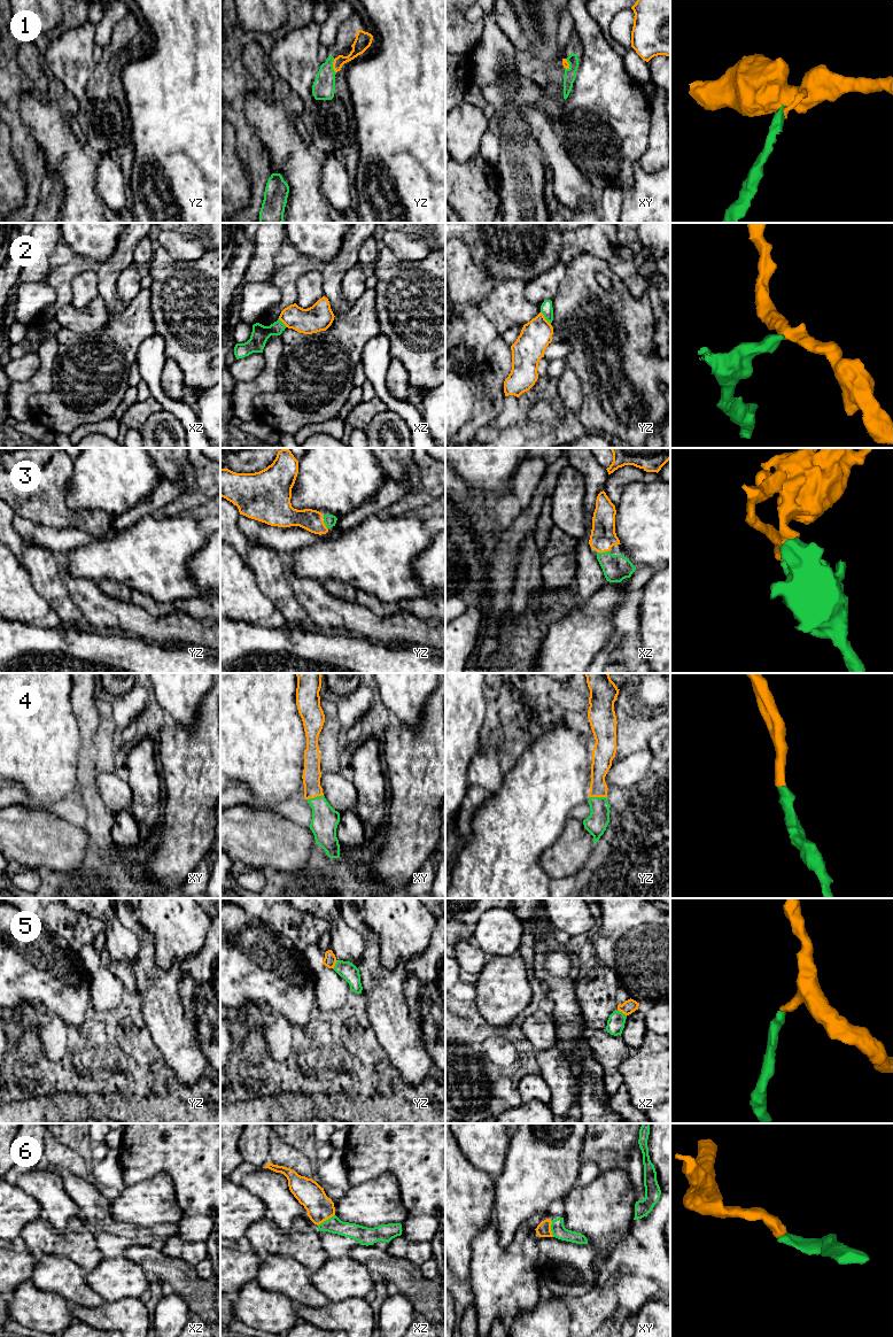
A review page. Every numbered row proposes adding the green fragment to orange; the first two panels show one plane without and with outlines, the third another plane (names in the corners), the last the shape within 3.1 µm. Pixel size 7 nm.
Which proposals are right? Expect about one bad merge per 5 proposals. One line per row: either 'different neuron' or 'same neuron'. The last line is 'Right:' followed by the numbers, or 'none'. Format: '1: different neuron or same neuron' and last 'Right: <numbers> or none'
1: different neuron
2: different neuron
3: same neuron
4: same neuron
5: same neuron
6: same neuron
Right: 3, 4, 5, 6

